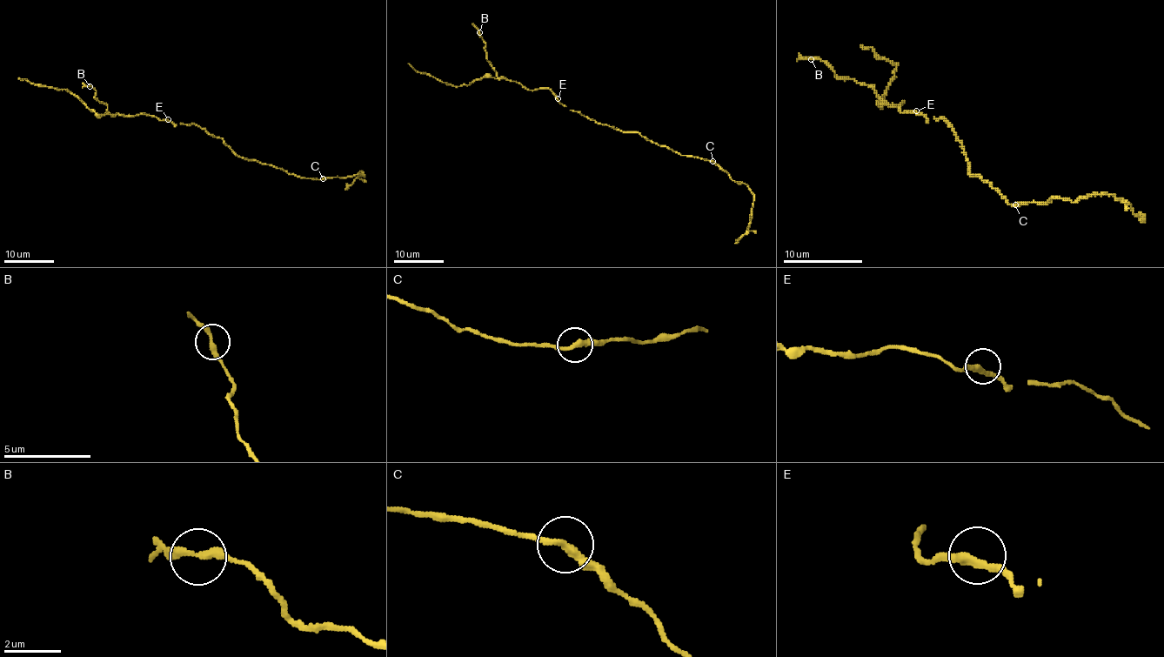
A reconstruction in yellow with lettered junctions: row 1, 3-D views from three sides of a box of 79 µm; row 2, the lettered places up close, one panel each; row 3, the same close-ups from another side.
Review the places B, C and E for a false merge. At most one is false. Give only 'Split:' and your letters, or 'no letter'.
Split: no letter

